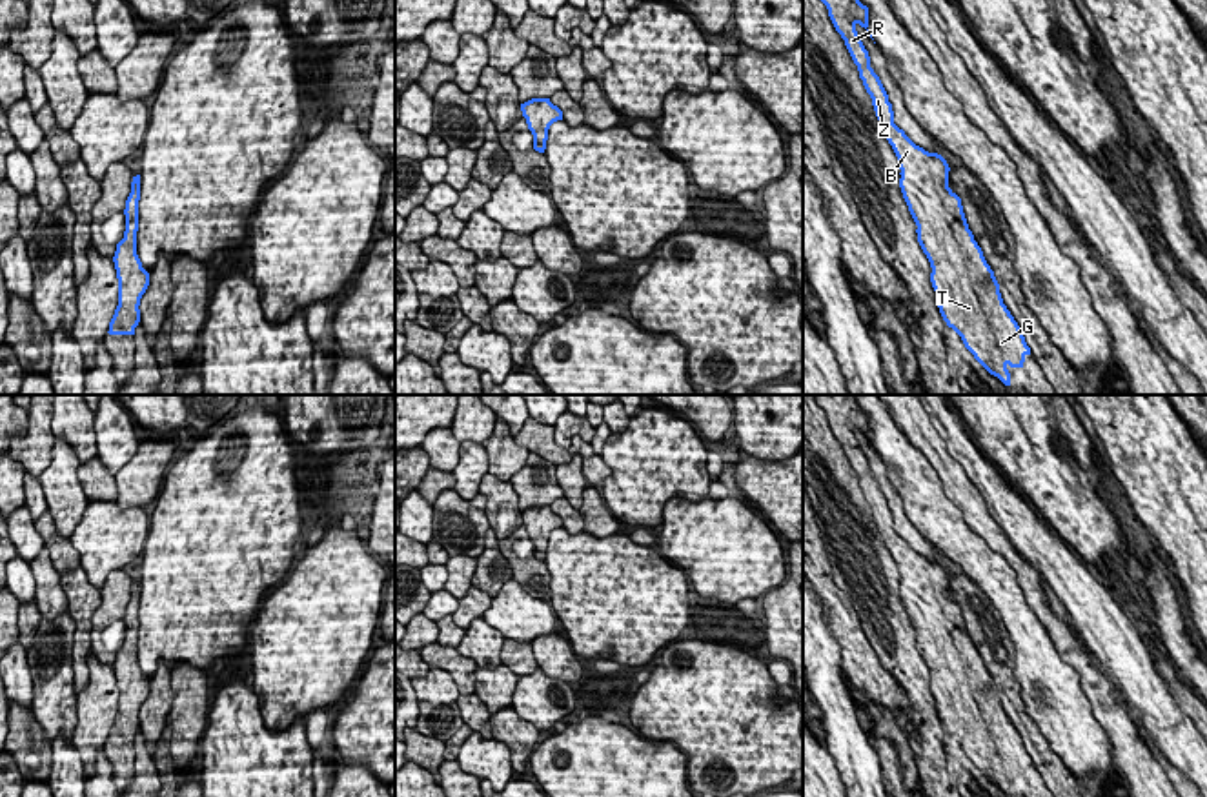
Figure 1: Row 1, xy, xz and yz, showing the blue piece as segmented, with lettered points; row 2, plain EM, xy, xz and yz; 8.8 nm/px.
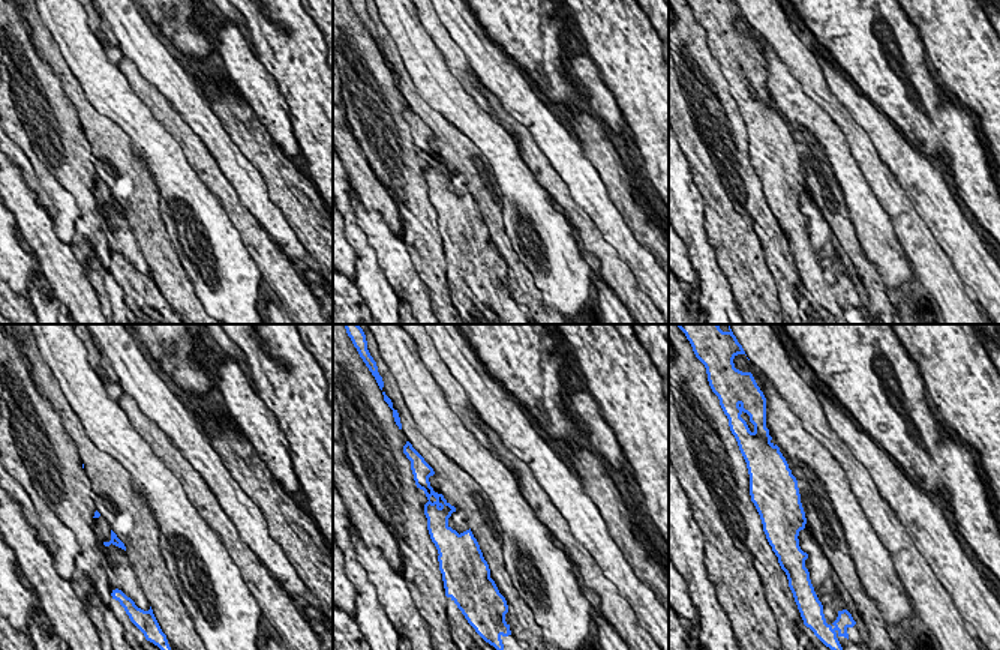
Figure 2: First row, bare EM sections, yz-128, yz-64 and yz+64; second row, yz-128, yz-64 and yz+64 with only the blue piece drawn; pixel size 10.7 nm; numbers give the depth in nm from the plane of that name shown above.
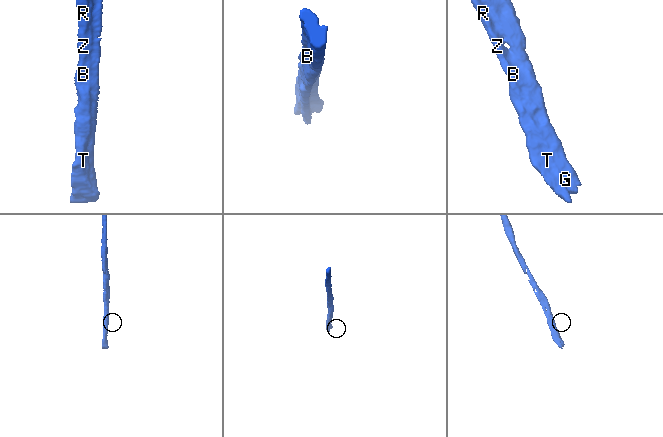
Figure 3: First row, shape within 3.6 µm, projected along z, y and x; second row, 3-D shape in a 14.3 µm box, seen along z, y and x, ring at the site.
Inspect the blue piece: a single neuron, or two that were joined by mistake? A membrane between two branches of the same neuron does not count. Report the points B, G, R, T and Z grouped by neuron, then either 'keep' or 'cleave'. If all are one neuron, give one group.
B G R T Z | keep

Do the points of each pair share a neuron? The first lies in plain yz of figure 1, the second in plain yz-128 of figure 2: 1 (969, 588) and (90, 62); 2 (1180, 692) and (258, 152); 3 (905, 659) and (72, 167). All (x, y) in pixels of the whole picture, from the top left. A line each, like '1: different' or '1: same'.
1: different
2: same
3: same

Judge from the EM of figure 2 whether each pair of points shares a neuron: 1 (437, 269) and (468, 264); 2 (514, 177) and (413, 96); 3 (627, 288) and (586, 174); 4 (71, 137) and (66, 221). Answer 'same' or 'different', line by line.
1: different
2: different
3: different
4: different

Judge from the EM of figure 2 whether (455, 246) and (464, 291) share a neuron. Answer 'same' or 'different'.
same

